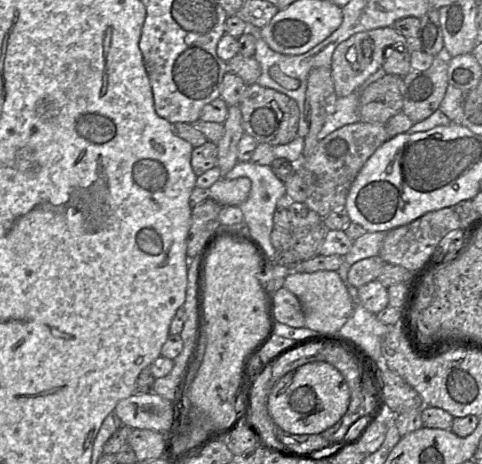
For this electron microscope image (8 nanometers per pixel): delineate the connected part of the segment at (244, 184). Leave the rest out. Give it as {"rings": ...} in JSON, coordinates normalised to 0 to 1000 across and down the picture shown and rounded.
{"rings":[[[459,381],[432,405],[432,425],[459,444],[496,444],[512,429],[519,409],[521,388],[515,381]]]}

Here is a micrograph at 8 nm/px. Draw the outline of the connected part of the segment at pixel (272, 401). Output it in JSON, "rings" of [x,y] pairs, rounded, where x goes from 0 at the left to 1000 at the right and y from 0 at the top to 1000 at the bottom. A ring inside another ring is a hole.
{"rings":[[[649,778],[583,813],[562,838],[554,884],[568,912],[604,935],[666,935],[718,890],[726,841],[712,808],[687,784]]]}

